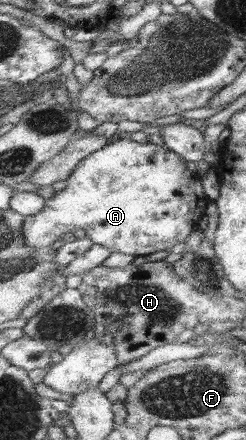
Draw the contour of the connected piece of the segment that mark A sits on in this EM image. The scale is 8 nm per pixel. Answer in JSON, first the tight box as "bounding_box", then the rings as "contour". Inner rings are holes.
{"bounding_box":[23,135,210,256],"contour":[[[118,135],[108,147],[82,161],[66,183],[63,190],[47,199],[46,207],[40,213],[25,219],[23,234],[29,246],[49,247],[56,239],[64,237],[64,233],[83,229],[95,244],[104,244],[113,252],[132,256],[152,255],[186,241],[186,237],[199,229],[198,223],[210,202],[204,193],[201,177],[188,169],[186,161],[178,153],[164,145],[132,141],[128,135]]]}

